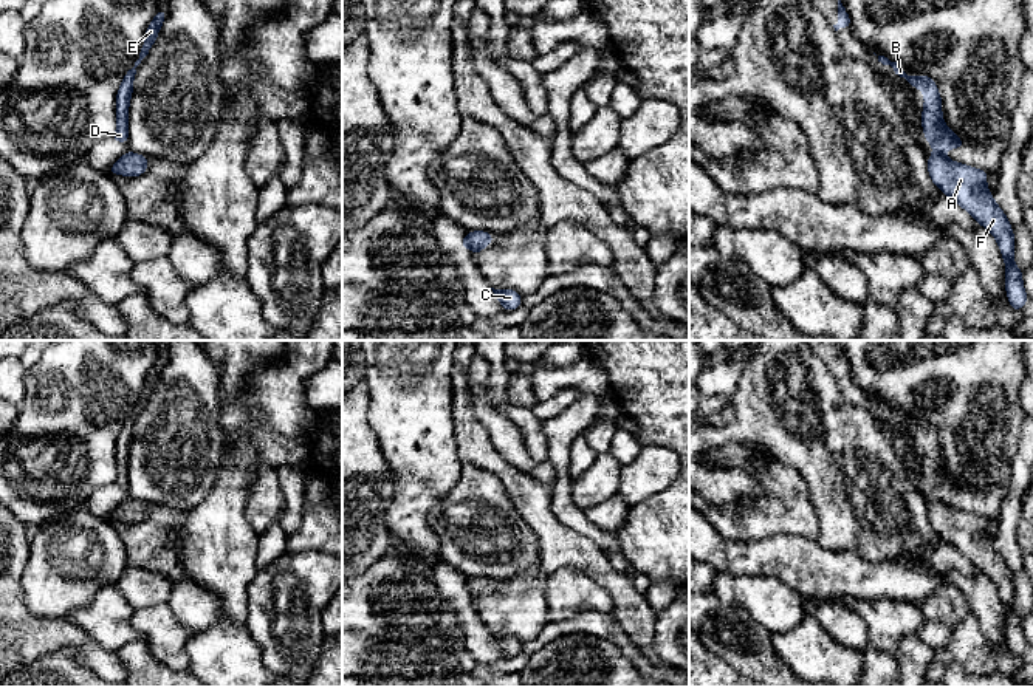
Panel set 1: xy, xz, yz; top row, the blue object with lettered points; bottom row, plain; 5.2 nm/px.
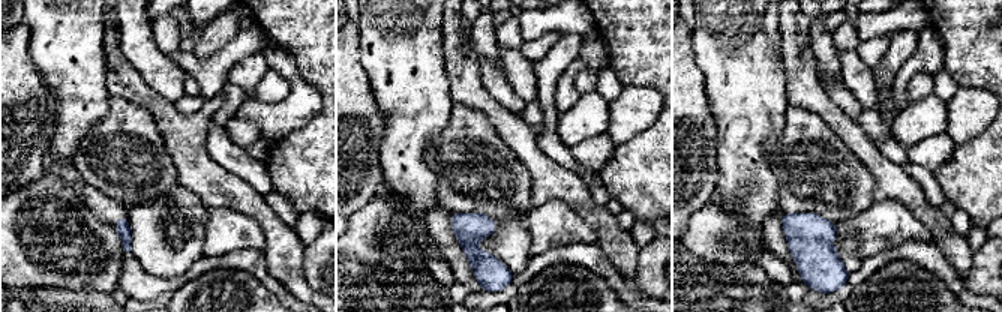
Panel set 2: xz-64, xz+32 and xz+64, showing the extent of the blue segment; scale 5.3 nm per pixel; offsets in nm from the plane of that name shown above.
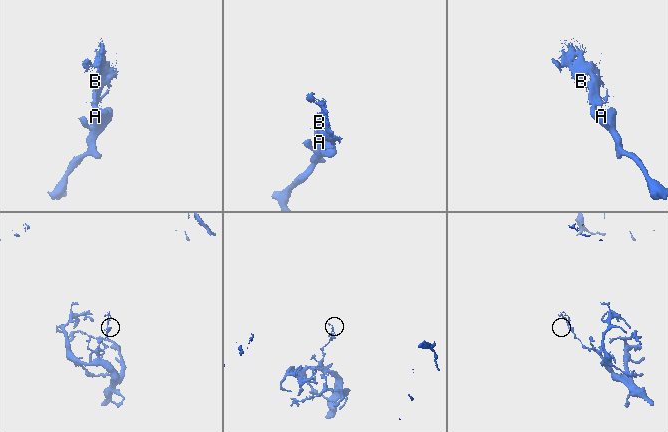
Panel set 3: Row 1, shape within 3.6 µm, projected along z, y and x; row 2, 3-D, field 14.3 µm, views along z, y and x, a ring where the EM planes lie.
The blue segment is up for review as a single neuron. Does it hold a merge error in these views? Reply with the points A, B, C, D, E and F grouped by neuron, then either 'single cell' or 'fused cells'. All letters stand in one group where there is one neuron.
A C F / B D E | fused cells

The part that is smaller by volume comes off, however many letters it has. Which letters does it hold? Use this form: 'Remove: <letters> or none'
Remove: B, D, E

